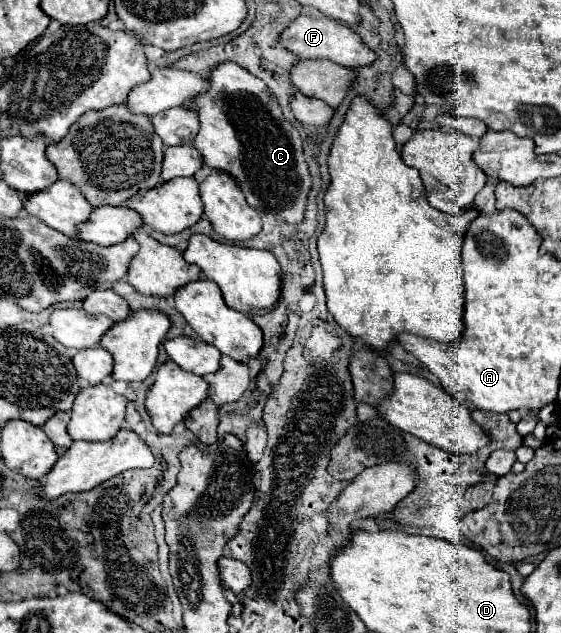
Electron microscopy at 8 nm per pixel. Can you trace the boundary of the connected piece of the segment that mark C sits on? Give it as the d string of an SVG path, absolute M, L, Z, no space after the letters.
M225 62L211 70L207 94L193 98L189 106L199 112L201 128L193 146L203 154L205 164L233 176L251 208L271 212L289 224L301 224L313 178L303 158L301 136L285 120L265 82L241 66Z

